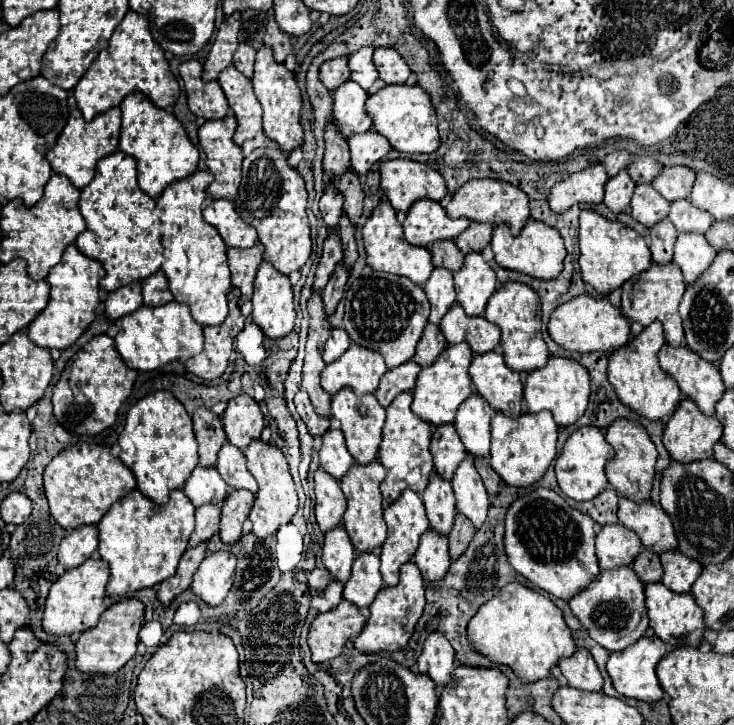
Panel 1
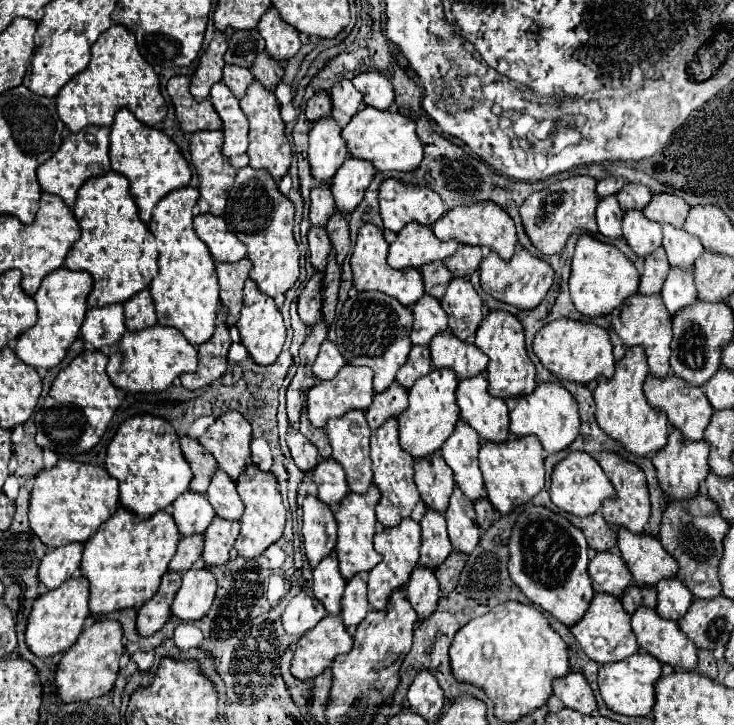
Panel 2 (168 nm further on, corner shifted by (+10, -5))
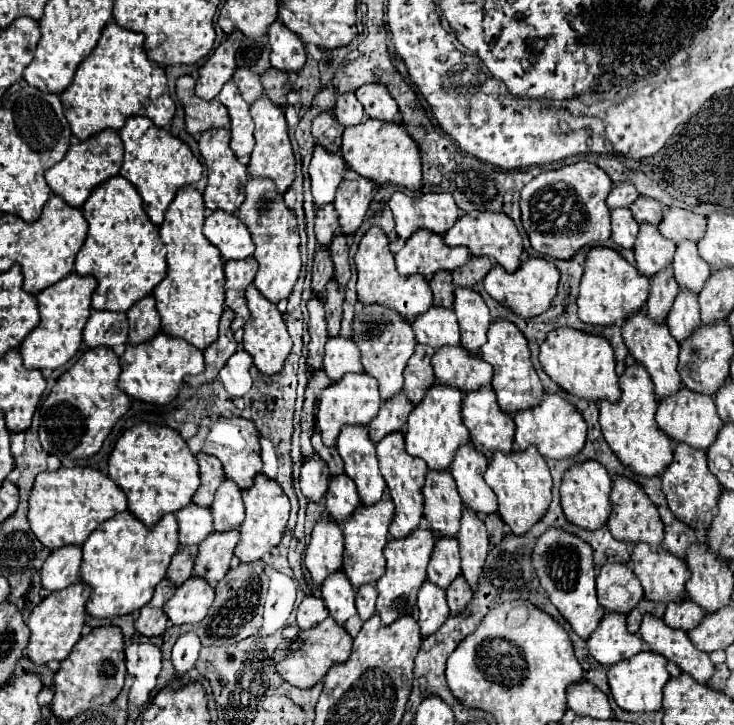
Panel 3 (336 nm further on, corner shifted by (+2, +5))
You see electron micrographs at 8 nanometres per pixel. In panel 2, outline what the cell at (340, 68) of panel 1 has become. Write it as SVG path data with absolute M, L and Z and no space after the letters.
M318 92L316 96L312 96L306 104L306 118L308 122L318 122L318 118L326 118L332 112L332 102L330 96L324 92Z

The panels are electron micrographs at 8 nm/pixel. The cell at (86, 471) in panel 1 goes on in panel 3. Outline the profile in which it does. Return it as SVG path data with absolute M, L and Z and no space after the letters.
M62 466L54 472L46 470L36 476L34 488L30 492L28 520L36 538L48 548L56 550L66 544L84 544L92 530L126 508L128 502L124 490L108 474L88 466Z

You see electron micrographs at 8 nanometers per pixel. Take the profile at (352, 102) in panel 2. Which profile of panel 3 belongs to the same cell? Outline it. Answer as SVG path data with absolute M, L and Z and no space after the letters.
M344 92L344 94L338 96L336 106L334 106L334 114L336 114L338 122L344 124L344 126L360 124L364 120L364 108L358 102L354 92Z

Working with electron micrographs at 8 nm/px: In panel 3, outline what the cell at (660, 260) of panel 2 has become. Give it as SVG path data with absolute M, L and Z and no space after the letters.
M666 266L658 274L654 274L654 278L650 278L650 296L646 300L648 316L656 322L664 322L676 292L678 292L678 282L674 278L672 266Z

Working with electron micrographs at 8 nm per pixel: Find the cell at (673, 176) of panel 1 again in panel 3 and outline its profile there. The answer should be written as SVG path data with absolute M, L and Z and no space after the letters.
M668 206L664 210L664 216L662 216L662 222L658 224L658 230L670 238L670 240L676 240L676 244L680 240L700 240L704 236L704 230L706 230L706 218L692 212L692 210L686 210L686 208L680 208L680 206Z

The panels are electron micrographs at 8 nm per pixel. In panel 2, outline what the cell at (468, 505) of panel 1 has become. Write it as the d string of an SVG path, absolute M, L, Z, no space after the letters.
M456 488L450 506L444 514L446 524L448 524L448 536L452 542L452 548L462 554L470 554L478 540L480 540L480 528L476 526L476 514L474 514L474 504Z

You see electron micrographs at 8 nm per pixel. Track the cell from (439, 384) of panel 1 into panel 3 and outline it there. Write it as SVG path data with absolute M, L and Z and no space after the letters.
M432 384L426 392L420 404L414 406L414 410L408 416L408 426L406 426L406 452L410 456L422 458L428 468L434 470L446 470L452 460L454 452L460 444L466 444L470 440L470 432L462 422L460 416L460 404L462 404L462 390L450 386L450 384Z

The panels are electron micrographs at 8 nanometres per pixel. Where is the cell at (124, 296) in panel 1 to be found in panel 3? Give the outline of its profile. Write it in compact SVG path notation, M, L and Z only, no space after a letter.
M92 310L84 328L84 342L88 346L118 346L128 342L128 318L122 312Z

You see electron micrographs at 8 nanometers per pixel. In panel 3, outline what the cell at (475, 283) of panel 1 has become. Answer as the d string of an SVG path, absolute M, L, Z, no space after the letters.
M456 288L454 290L454 312L458 316L458 324L460 324L460 334L462 334L462 340L460 344L472 352L472 354L478 354L480 346L486 342L486 332L488 332L488 324L490 324L490 308L486 306L484 298L472 290L472 288Z

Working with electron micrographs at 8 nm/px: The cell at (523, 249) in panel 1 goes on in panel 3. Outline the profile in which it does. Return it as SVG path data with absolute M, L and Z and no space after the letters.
M526 258L520 268L516 272L506 272L500 264L494 264L492 270L488 272L488 276L484 278L484 290L498 300L500 304L510 306L516 314L520 314L522 318L534 318L538 314L542 314L552 298L556 296L556 286L560 280L560 272L556 268L556 264L548 258Z

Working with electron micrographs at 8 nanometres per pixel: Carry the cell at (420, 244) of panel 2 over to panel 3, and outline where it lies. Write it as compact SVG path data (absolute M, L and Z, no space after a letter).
M416 230L404 244L404 248L400 252L396 252L396 270L402 276L410 276L410 274L422 274L426 278L430 278L434 272L438 270L454 270L462 264L466 264L466 258L470 258L470 250L466 246L446 246L442 236L436 232L428 232L428 230Z

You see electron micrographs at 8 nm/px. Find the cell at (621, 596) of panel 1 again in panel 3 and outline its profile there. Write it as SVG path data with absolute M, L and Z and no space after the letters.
M606 612L598 628L586 640L590 654L602 664L612 666L620 660L626 660L642 650L642 638L628 632L626 616L620 612Z

